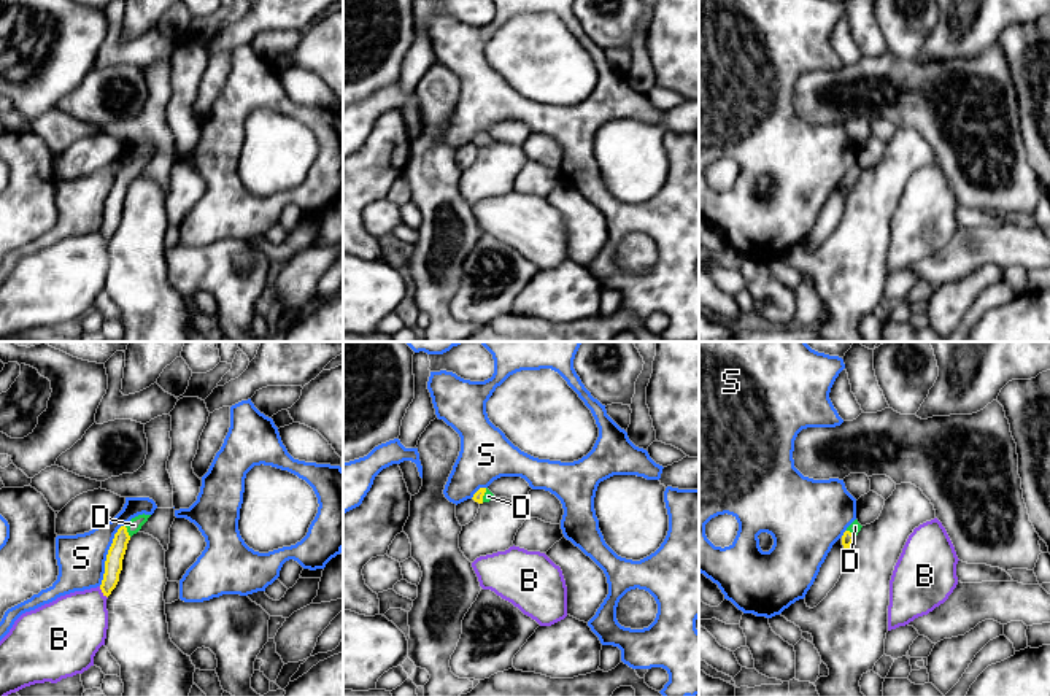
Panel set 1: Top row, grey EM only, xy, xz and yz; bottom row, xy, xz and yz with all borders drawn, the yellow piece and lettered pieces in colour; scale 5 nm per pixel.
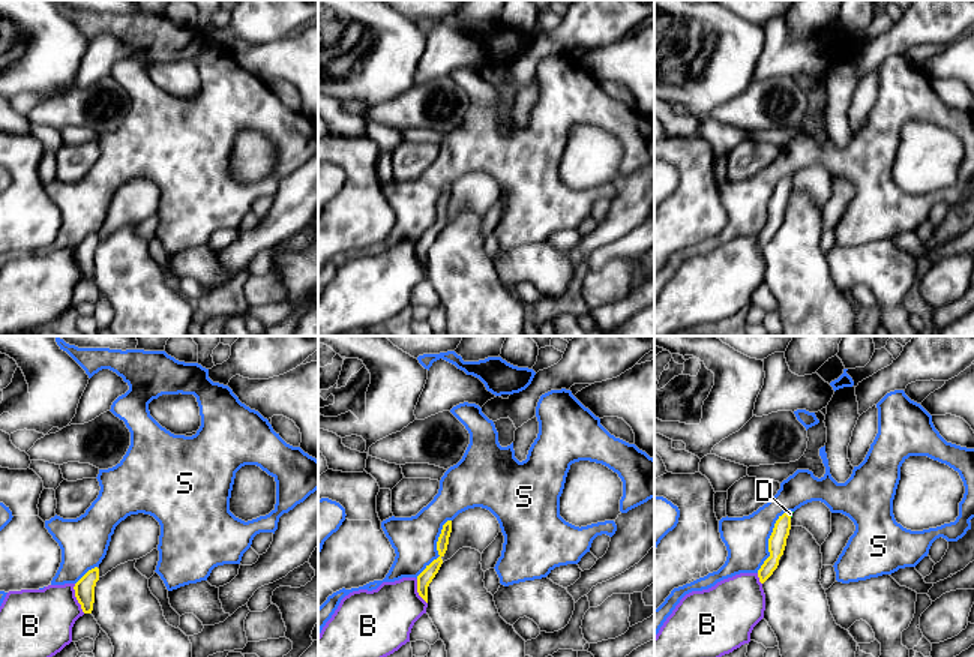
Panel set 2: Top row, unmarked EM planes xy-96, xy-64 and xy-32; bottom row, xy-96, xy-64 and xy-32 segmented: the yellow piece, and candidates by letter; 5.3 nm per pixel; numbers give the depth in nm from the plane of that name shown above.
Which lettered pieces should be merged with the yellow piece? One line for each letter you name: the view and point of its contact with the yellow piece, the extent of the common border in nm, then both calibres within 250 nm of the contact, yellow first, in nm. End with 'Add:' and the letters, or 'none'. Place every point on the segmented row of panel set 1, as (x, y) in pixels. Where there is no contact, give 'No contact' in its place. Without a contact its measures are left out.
D: Touches yellow at xy (126, 531). Shared border 70 nm. Thickness 90 nm (yellow) against 70 nm
Add: D

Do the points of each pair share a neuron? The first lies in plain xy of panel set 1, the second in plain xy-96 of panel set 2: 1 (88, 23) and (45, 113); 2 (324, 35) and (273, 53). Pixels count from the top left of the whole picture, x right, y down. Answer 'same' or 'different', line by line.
1: different
2: same

